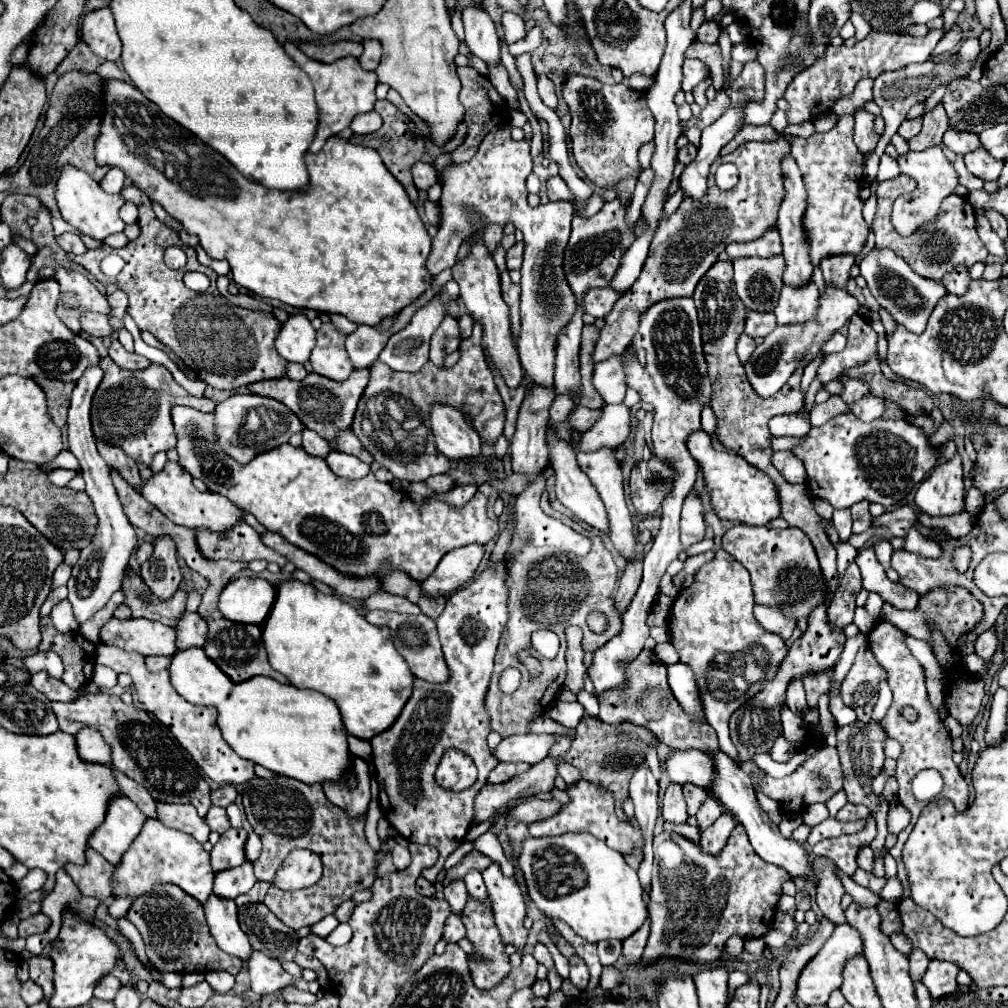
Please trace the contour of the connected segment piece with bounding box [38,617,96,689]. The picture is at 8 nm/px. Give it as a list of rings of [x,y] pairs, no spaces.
[[[48,617],[40,619],[40,631],[42,631],[42,643],[38,651],[54,651],[60,655],[64,663],[62,681],[72,689],[86,685],[92,677],[96,647],[90,641],[86,641],[80,633],[56,631]]]

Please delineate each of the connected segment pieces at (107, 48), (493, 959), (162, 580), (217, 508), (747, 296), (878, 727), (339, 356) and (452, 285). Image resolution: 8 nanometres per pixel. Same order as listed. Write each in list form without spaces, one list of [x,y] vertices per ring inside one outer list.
[[[94,9],[84,15],[82,21],[82,37],[86,45],[104,61],[118,61],[122,43],[118,39],[116,27],[114,27],[114,17],[110,9]]]
[[[468,899],[468,905],[466,905],[464,913],[462,913],[462,921],[464,921],[464,925],[466,925],[466,939],[472,943],[474,953],[476,953],[474,957],[468,959],[474,985],[476,985],[478,989],[494,989],[494,987],[500,985],[502,979],[508,975],[510,963],[508,963],[508,959],[504,957],[504,943],[502,943],[502,939],[500,939],[500,935],[498,935],[498,929],[496,929],[494,917],[492,917],[490,901],[488,901],[488,905],[480,905],[478,901]]]
[[[160,535],[152,539],[152,545],[154,553],[140,565],[140,573],[156,597],[170,599],[182,579],[176,561],[176,543],[168,535]]]
[[[168,461],[164,465],[164,469],[160,473],[154,473],[150,479],[142,481],[140,483],[140,495],[144,499],[148,499],[158,511],[162,511],[168,519],[172,519],[174,523],[178,525],[186,525],[190,529],[196,529],[196,527],[202,527],[202,529],[216,529],[216,531],[226,531],[230,529],[236,521],[242,519],[238,507],[228,501],[226,497],[222,495],[216,495],[212,491],[198,491],[194,485],[192,485],[192,477],[190,473],[180,467],[178,463],[174,461]]]
[[[740,257],[734,259],[734,285],[746,309],[772,311],[782,289],[784,257]]]
[[[856,721],[846,727],[838,727],[838,755],[844,771],[844,791],[848,795],[850,803],[862,803],[868,805],[872,811],[878,811],[880,797],[872,791],[872,779],[882,771],[886,755],[884,755],[884,743],[888,739],[884,727],[880,721],[870,721],[868,725]]]
[[[332,321],[322,323],[318,331],[318,343],[310,355],[312,369],[318,375],[324,375],[334,381],[348,379],[354,367],[344,343],[346,343],[346,333],[342,333]]]
[[[454,279],[448,281],[448,283],[442,287],[442,291],[440,291],[430,303],[426,303],[422,309],[418,309],[418,311],[414,313],[412,321],[410,321],[402,331],[394,333],[394,335],[388,339],[388,343],[386,343],[386,347],[382,349],[382,353],[380,353],[378,359],[380,359],[382,363],[386,363],[386,365],[388,365],[390,369],[394,369],[394,371],[408,371],[408,373],[420,371],[422,365],[428,361],[430,337],[432,337],[432,333],[438,329],[438,325],[442,323],[448,303],[454,301],[454,299],[458,299],[458,295],[460,295],[458,283],[456,283]]]

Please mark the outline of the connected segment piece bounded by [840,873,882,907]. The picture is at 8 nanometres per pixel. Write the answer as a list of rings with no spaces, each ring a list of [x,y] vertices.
[[[840,873],[840,879],[842,879],[842,883],[844,883],[844,887],[846,887],[846,893],[848,895],[852,895],[852,899],[854,899],[854,903],[858,903],[860,907],[876,907],[878,903],[880,903],[880,895],[876,895],[874,891],[866,891],[864,887],[860,887],[860,885],[856,885],[856,883],[852,883],[850,881],[850,877],[846,877],[846,875],[842,875]]]

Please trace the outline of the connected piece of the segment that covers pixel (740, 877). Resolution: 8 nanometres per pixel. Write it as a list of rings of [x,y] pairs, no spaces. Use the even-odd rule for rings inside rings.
[[[740,823],[716,857],[708,857],[700,847],[676,833],[654,835],[652,893],[648,901],[652,925],[642,961],[656,961],[666,955],[710,963],[722,955],[732,935],[746,939],[766,935],[772,929],[782,883],[788,879],[790,875],[782,867],[766,863],[754,853]]]

